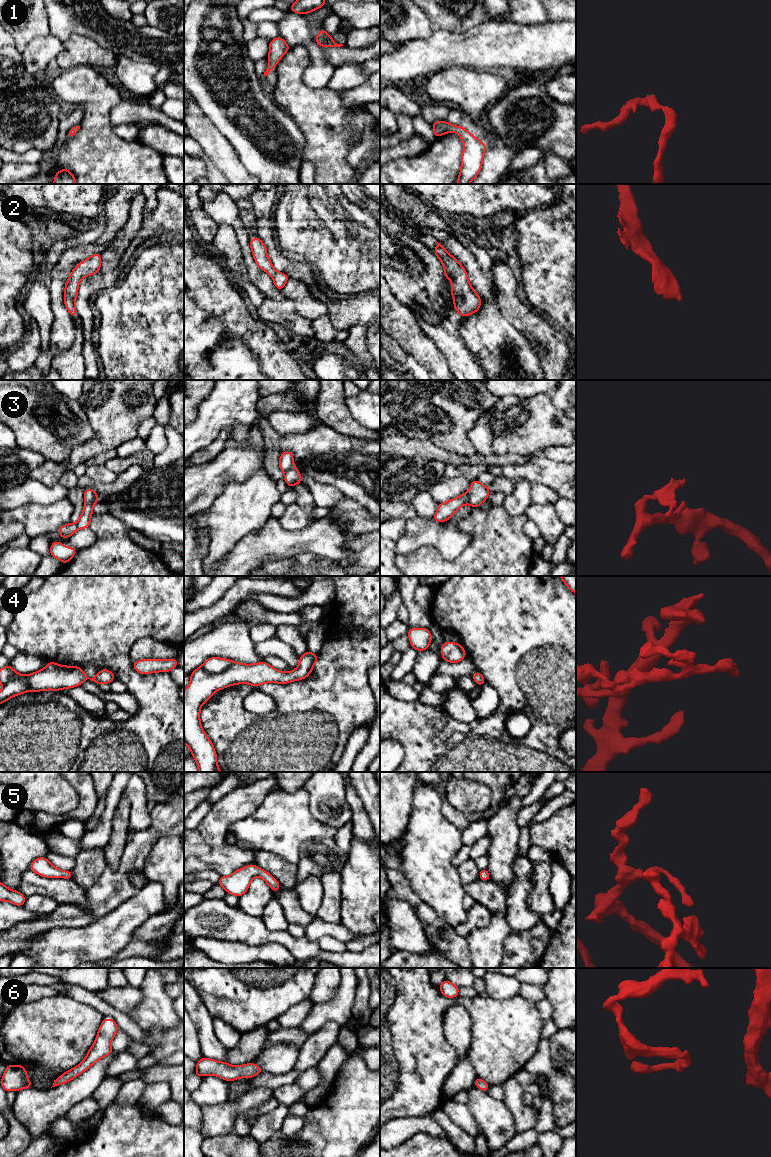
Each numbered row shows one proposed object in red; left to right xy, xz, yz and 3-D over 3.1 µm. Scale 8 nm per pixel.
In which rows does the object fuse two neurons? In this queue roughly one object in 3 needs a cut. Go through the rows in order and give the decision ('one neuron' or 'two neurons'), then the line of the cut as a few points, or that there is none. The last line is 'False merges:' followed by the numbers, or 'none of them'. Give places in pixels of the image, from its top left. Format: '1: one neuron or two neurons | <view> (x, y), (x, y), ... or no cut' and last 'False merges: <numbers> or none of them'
1: one neuron | no cut
2: one neuron | no cut
3: two neurons | xy (95, 492), (96, 498), (91, 503), (86, 504)
4: one neuron | no cut
5: one neuron | no cut
6: one neuron | no cut
False merges: 3

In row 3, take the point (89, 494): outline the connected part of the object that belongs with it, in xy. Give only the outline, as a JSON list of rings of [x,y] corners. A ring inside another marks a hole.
[[[92,488],[84,490],[84,500],[86,504],[92,504],[96,499],[95,491]]]

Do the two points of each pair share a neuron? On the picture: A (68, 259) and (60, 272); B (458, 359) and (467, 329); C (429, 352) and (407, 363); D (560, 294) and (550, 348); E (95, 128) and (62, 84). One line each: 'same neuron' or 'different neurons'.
A: same neuron
B: different neurons
C: different neurons
D: different neurons
E: same neuron

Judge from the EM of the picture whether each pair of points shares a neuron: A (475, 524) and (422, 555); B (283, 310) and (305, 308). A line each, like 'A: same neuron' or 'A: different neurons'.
A: same neuron
B: different neurons

